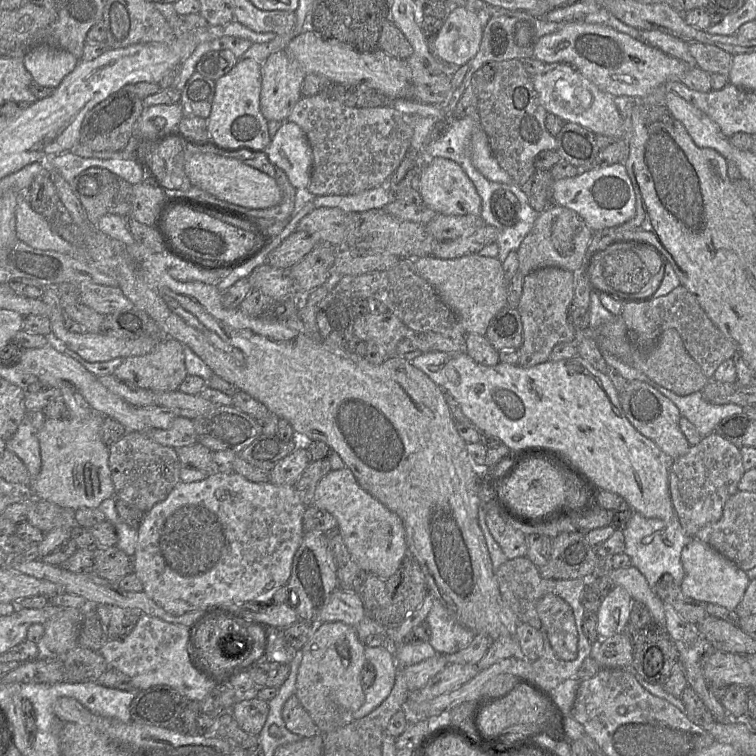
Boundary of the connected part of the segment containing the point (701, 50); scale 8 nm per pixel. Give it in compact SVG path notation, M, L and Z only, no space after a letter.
M692 42L688 49L696 61L696 66L710 74L728 76L732 65L732 55L727 51L709 44Z

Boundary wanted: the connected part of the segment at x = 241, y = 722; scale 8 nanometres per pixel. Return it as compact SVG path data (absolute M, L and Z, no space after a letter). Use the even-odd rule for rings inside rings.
M257 697L243 698L237 701L230 713L238 726L246 733L258 736L268 717L268 702Z

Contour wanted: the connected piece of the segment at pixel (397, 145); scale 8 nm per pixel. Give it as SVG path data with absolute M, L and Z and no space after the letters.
M313 95L313 96L302 96L293 110L289 114L287 120L294 122L300 126L304 131L309 141L309 144L312 149L313 155L313 166L310 183L308 185L308 190L312 194L318 195L351 195L362 192L364 190L374 188L377 186L386 185L388 179L391 175L397 170L401 162L405 158L410 146L411 140L414 133L414 128L417 122L419 121L418 114L407 114L402 113L396 110L393 106L384 106L384 107L374 107L374 108L358 108L358 107L348 107L343 105L337 100L331 99L325 95Z

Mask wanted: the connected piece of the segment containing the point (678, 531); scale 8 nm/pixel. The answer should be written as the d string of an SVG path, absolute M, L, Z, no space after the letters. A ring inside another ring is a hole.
M634 512L622 532L625 538L624 553L630 557L631 565L642 573L652 589L665 574L671 575L674 583L680 586L684 578L681 553L692 538L683 530L677 515L670 520L662 520L646 518Z

